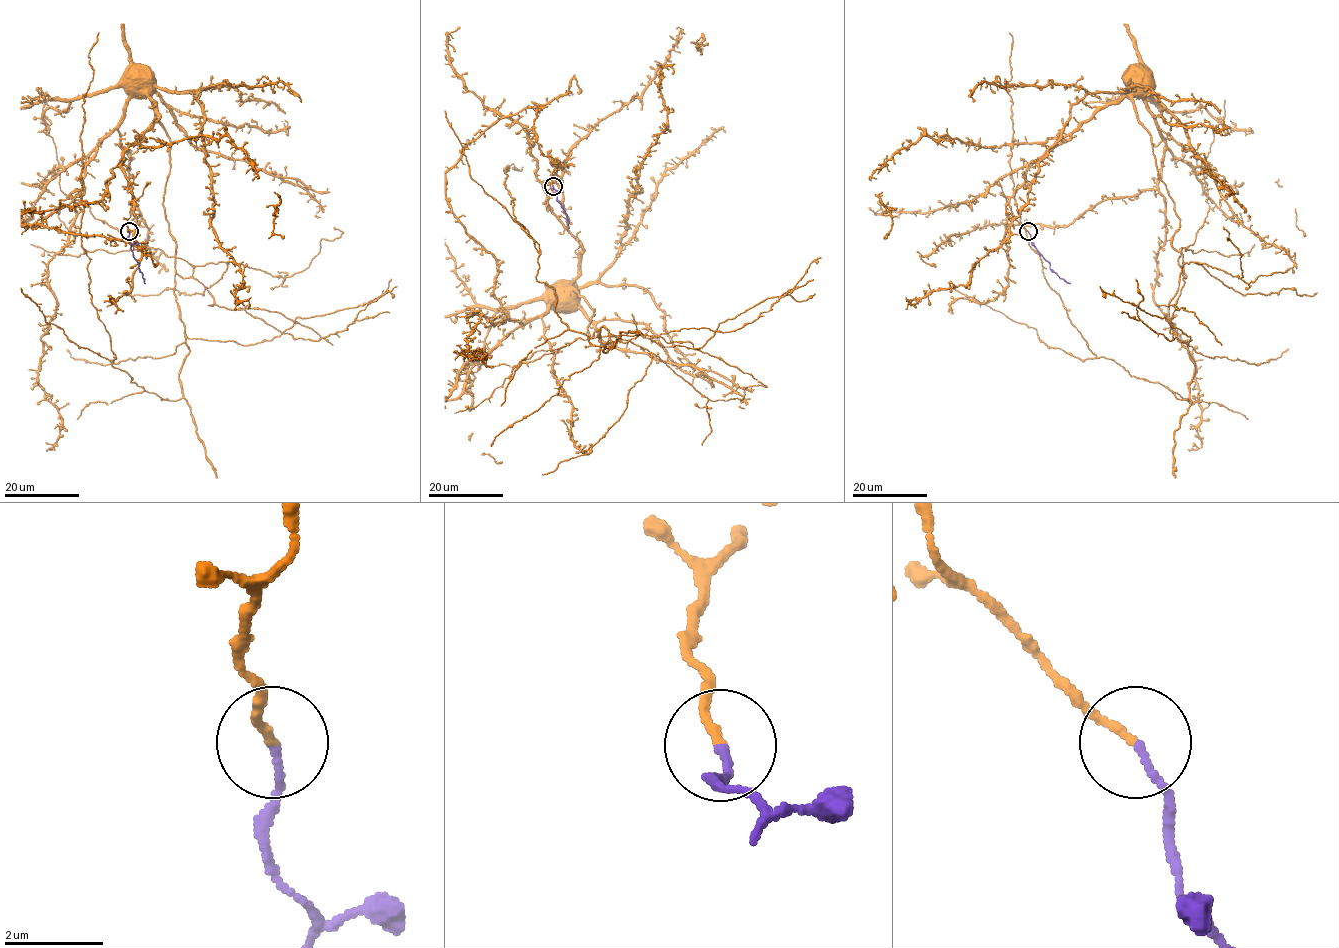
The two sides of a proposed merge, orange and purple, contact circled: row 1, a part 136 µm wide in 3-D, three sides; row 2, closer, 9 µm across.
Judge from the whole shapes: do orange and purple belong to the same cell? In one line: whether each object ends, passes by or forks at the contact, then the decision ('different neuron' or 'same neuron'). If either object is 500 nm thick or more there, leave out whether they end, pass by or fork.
orange ends; purple ends; same neuron

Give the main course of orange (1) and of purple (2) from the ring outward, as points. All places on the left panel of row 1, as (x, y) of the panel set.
1: (128, 231), (126, 221), (133, 204), (132, 185), (125, 170), (123, 154), (157, 119), (154, 101), (130, 78)
2: (128, 231), (133, 257), (145, 283)

